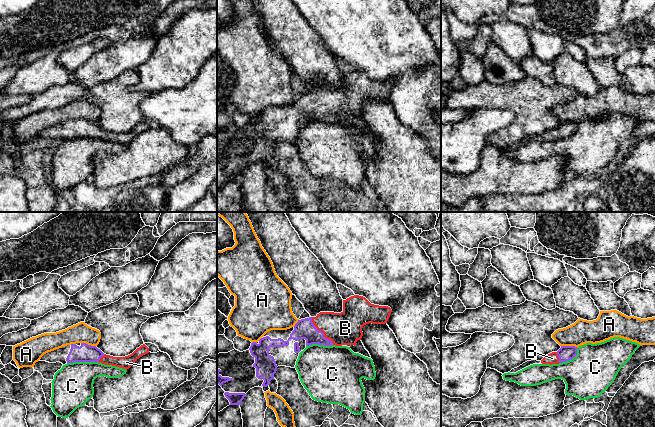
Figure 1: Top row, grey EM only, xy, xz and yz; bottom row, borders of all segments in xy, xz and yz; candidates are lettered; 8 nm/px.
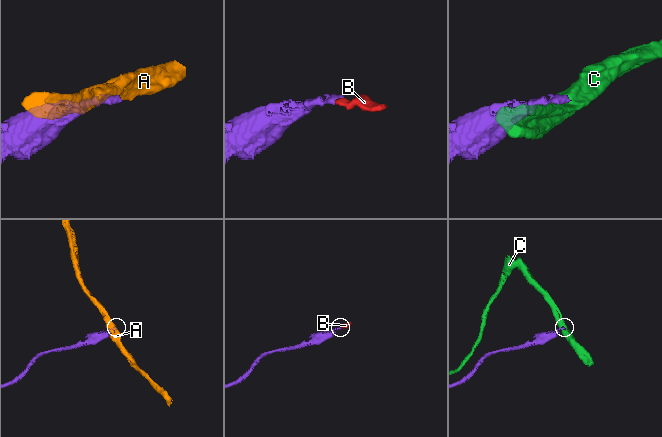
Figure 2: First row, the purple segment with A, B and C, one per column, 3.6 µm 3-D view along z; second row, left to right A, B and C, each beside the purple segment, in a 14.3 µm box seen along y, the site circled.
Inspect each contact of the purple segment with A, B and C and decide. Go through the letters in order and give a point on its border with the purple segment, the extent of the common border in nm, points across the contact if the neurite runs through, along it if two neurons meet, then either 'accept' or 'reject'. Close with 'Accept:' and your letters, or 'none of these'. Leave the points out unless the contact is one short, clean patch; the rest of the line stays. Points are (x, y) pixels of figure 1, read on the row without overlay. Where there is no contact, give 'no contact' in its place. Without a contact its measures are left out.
A: contact yz (569, 122); length 140 nm; reject
B: contact xz (321, 107); length 280 nm; way xz (304, 105), (321, 107), (327, 104), (345, 104); accept
C: contact xy (82, 137); length 260 nm; border xy (98, 137), (73, 137), (67, 139); reject
Accept: B

